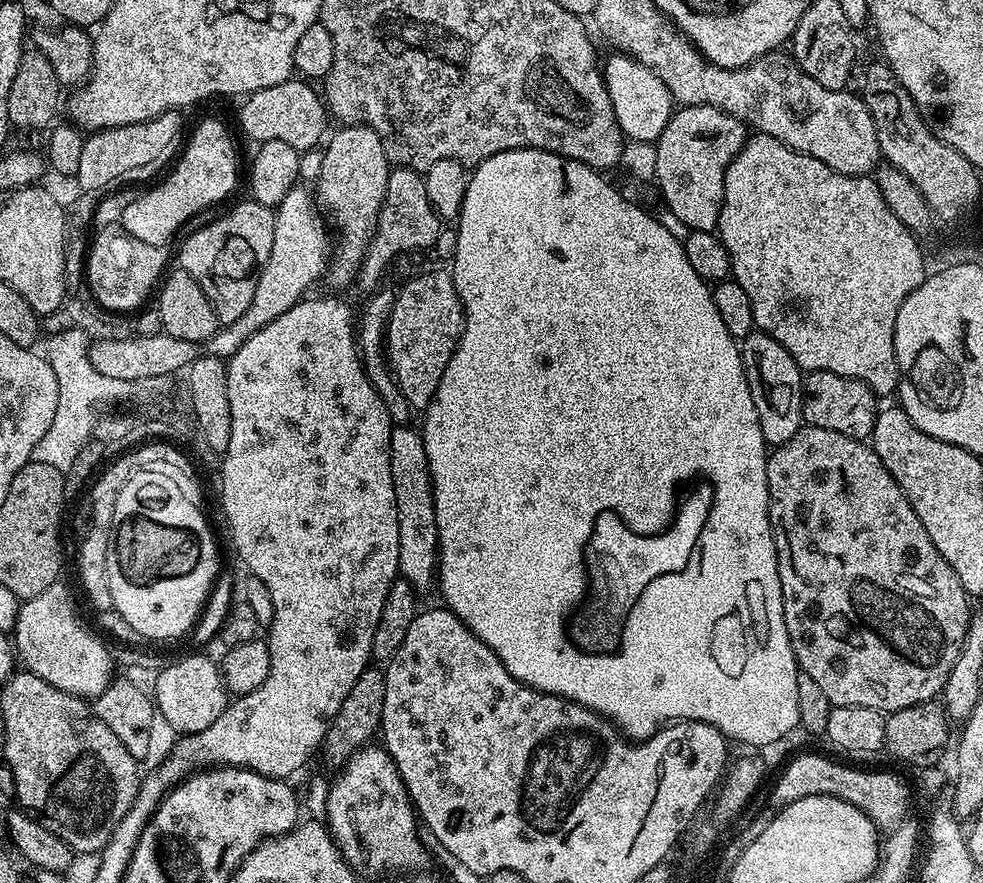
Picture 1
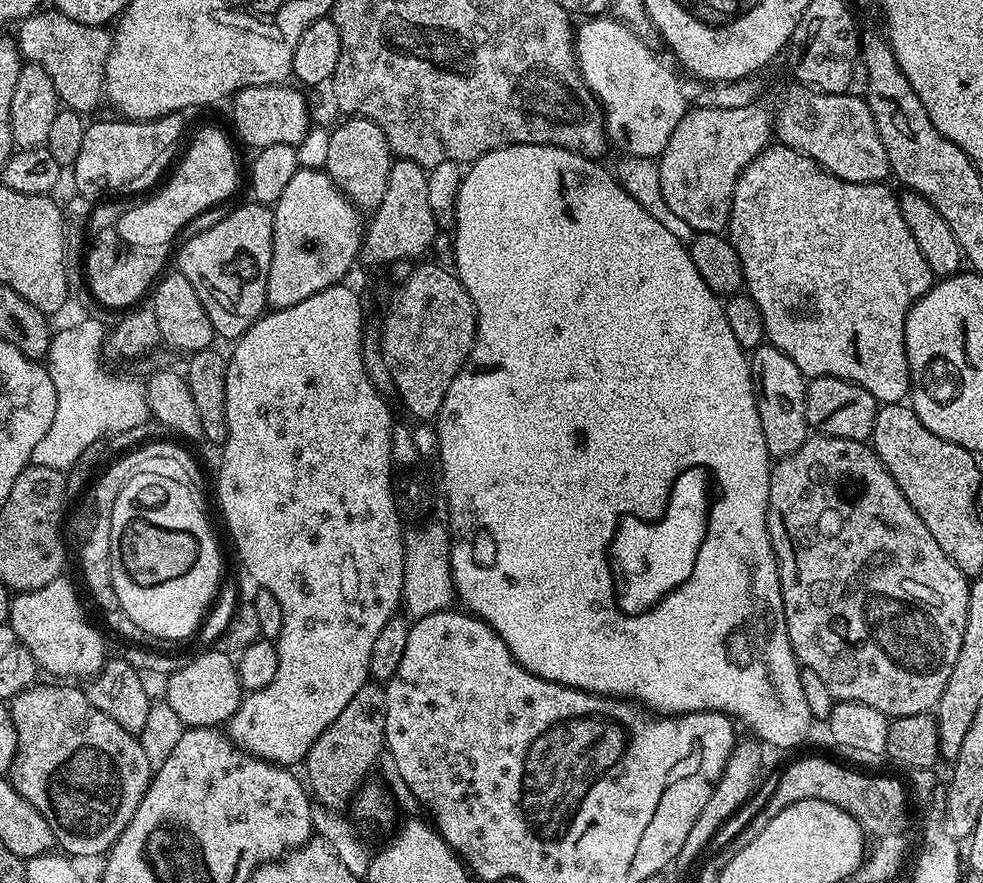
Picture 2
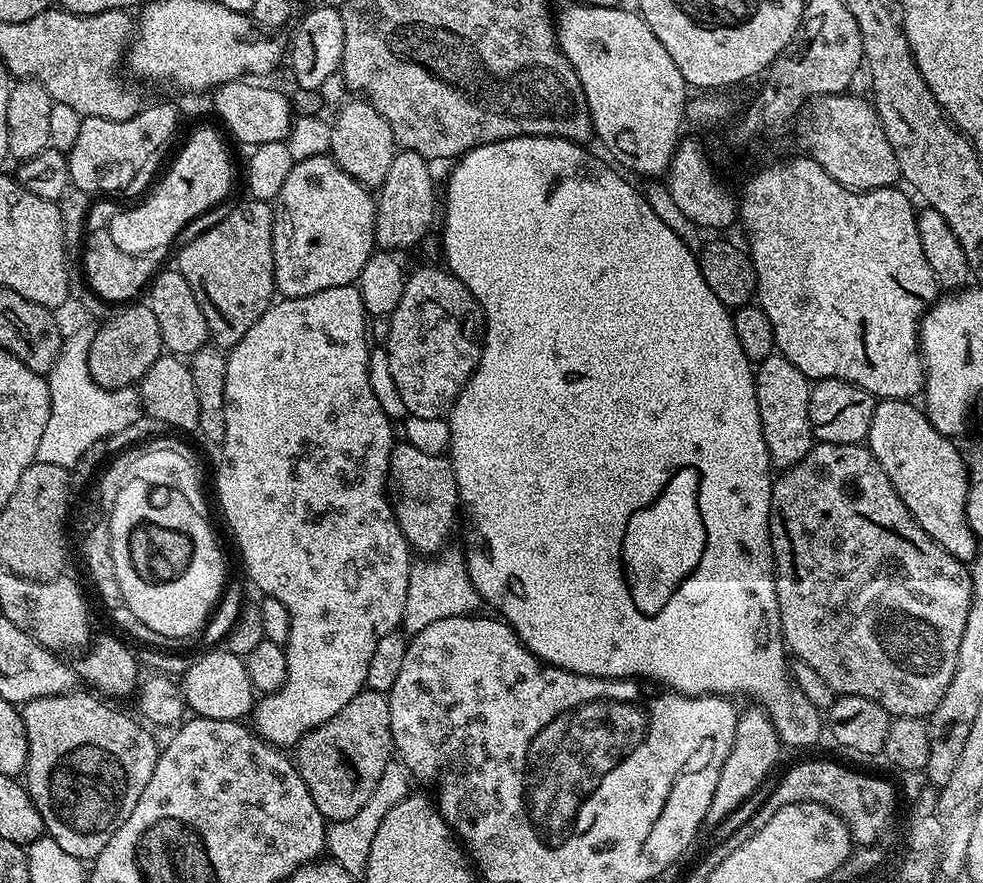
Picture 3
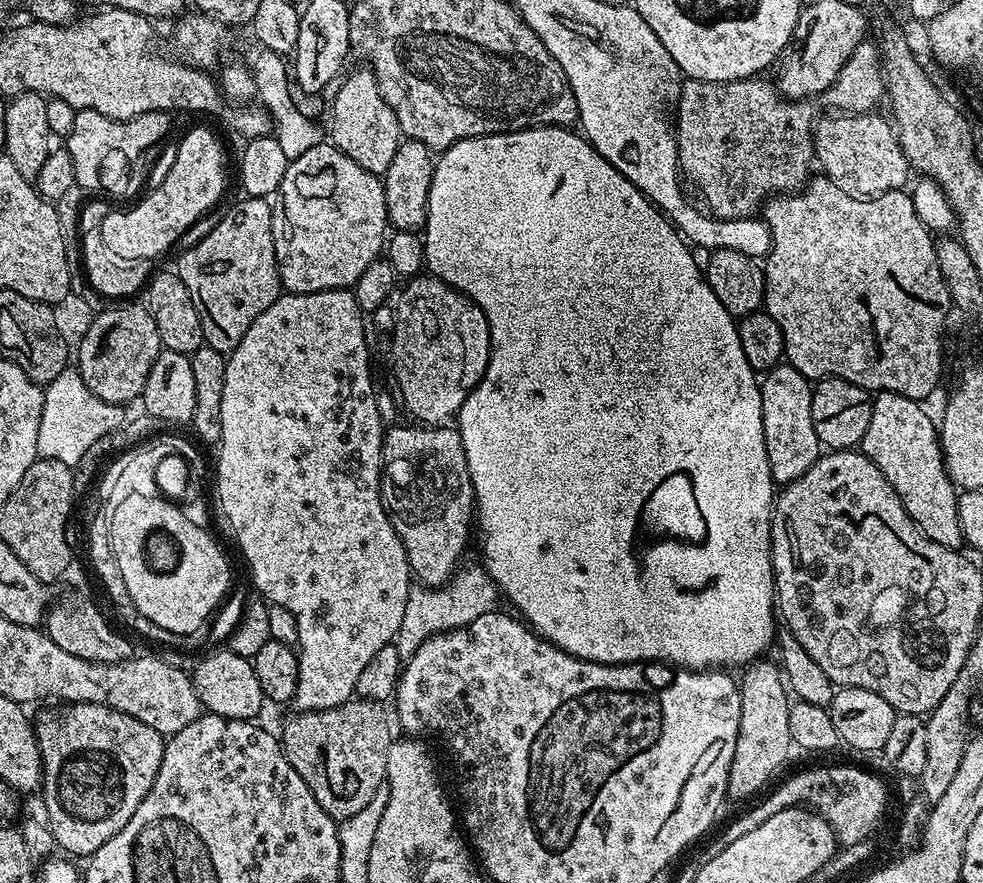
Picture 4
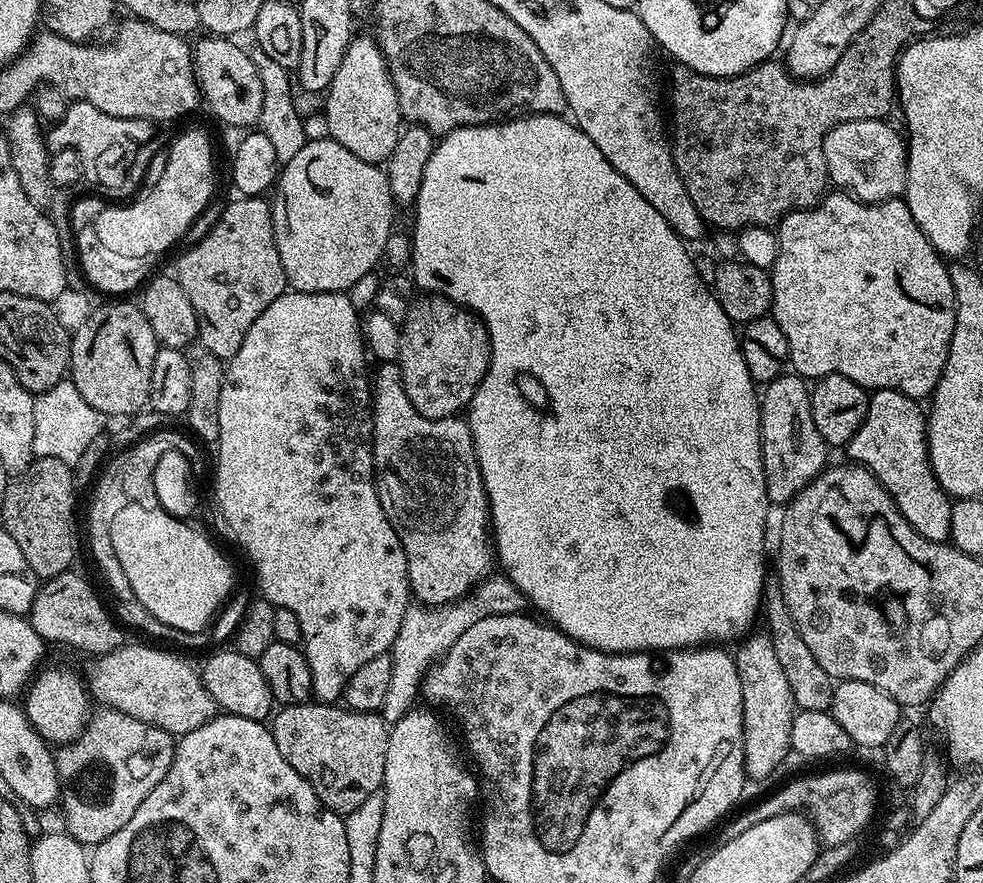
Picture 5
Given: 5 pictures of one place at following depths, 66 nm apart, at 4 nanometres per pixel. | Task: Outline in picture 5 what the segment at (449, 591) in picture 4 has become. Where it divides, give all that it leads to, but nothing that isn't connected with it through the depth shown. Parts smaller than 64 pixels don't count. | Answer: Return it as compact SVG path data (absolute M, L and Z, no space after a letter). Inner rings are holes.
M503 574L489 575L487 580L480 581L472 591L466 593L460 600L455 600L453 604L429 606L419 602L409 603L406 614L402 614L402 626L398 626L398 638L394 638L390 649L392 657L390 691L386 694L386 702L382 709L384 721L390 726L397 724L407 712L412 711L414 707L412 699L418 696L421 691L428 669L446 654L446 650L450 650L450 646L454 646L454 642L458 642L458 638L462 638L462 634L466 630L470 630L470 626L474 626L474 622L482 622L482 618L490 618L491 616L505 616L515 612L523 613L527 606L528 603L522 590L518 590L518 586L514 586L514 582L510 582Z

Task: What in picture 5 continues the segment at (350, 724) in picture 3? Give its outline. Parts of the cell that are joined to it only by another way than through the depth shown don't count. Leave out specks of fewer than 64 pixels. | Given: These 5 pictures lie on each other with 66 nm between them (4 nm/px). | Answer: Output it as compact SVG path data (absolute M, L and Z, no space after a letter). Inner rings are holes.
M336 702L289 704L271 717L270 727L282 758L310 782L330 810L353 812L370 794L381 791L390 725L380 712L354 712Z

